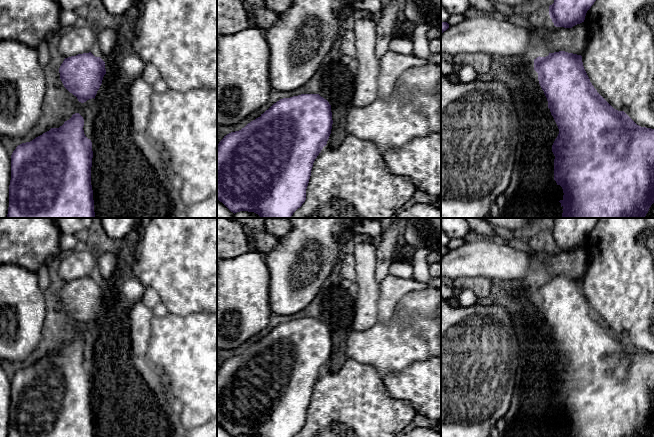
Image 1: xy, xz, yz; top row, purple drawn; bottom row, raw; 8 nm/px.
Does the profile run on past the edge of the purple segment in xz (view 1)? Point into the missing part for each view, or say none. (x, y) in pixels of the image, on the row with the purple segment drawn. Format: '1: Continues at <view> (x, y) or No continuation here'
1: No continuation here

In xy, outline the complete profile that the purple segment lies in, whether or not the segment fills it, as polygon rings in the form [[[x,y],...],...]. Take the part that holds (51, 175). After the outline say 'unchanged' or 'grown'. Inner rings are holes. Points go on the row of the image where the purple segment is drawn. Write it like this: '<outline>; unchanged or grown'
[[[79,113],[59,128],[16,147],[11,155],[11,180],[7,218],[95,218],[91,185],[92,142],[83,130],[84,119]]]; unchanged

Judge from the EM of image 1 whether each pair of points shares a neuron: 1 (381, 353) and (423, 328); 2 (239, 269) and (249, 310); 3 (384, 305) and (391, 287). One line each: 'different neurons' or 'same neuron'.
1: same neuron
2: same neuron
3: same neuron

